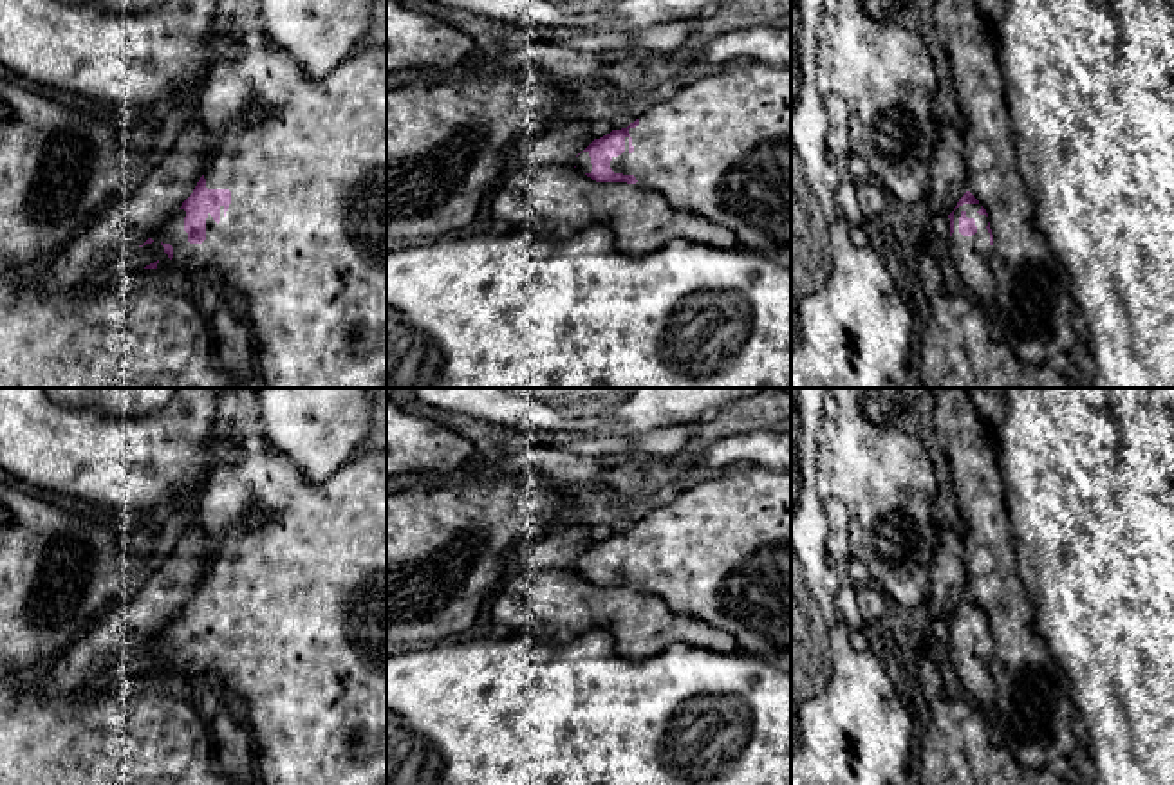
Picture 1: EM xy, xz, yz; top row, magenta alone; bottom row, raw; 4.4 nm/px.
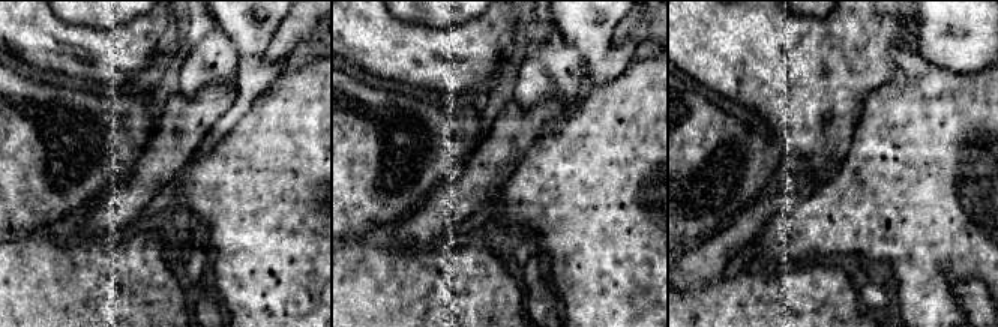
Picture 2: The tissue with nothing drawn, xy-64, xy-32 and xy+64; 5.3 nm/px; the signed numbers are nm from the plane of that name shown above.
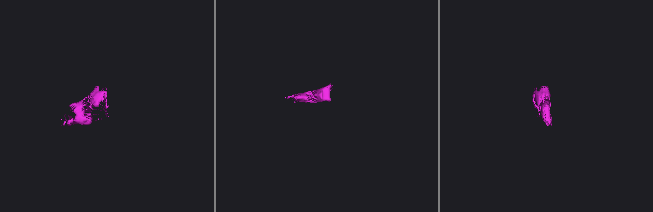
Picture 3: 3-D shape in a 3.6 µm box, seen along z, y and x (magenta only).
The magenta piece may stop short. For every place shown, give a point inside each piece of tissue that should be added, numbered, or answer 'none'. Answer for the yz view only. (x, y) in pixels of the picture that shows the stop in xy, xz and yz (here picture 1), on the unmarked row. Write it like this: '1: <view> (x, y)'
1: yz (970, 659)

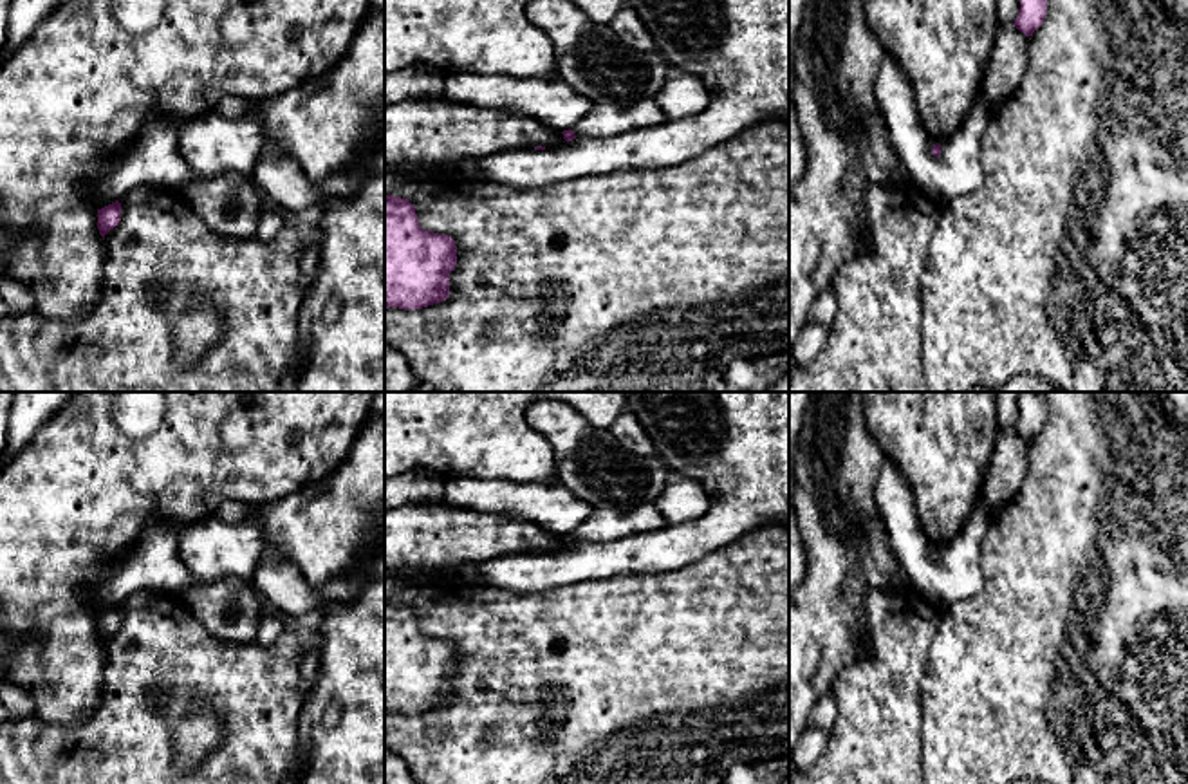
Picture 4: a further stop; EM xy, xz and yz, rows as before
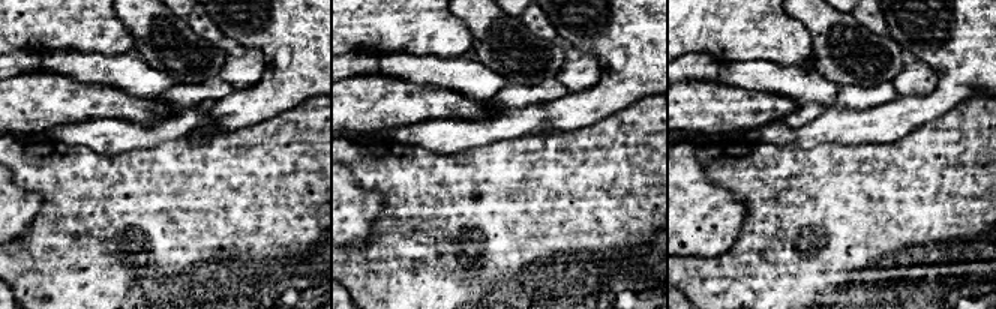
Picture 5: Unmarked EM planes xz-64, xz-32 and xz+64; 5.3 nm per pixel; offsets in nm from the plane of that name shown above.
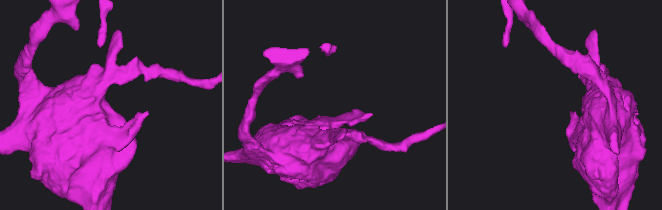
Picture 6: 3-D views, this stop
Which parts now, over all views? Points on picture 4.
1: xz (602, 524)

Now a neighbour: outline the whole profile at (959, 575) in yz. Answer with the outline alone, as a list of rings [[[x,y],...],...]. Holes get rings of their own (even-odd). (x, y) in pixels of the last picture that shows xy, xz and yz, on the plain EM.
[[[883,461],[874,486],[874,500],[888,531],[890,547],[910,585],[941,612],[951,603],[977,596],[984,583],[982,540],[989,529],[991,509],[979,493],[959,535],[941,549],[935,562],[930,553],[908,481]]]

